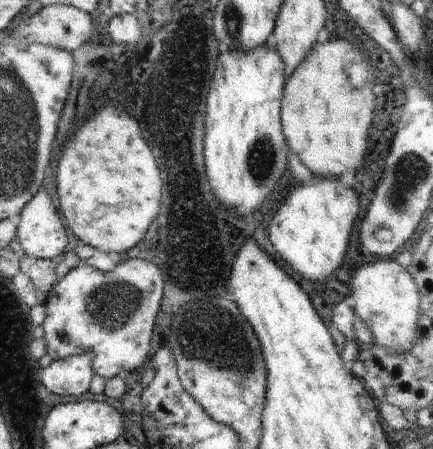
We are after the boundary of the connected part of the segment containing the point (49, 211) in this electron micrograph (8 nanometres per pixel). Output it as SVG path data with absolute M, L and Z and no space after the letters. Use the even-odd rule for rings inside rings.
M39 192L24 206L16 226L16 238L25 254L36 260L58 258L68 245L66 228L46 192Z

